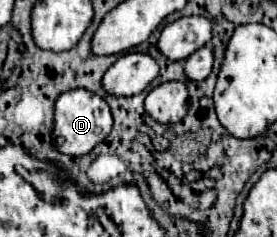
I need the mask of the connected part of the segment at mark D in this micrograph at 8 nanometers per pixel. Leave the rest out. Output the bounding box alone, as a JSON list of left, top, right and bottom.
[53,89,113,157]

